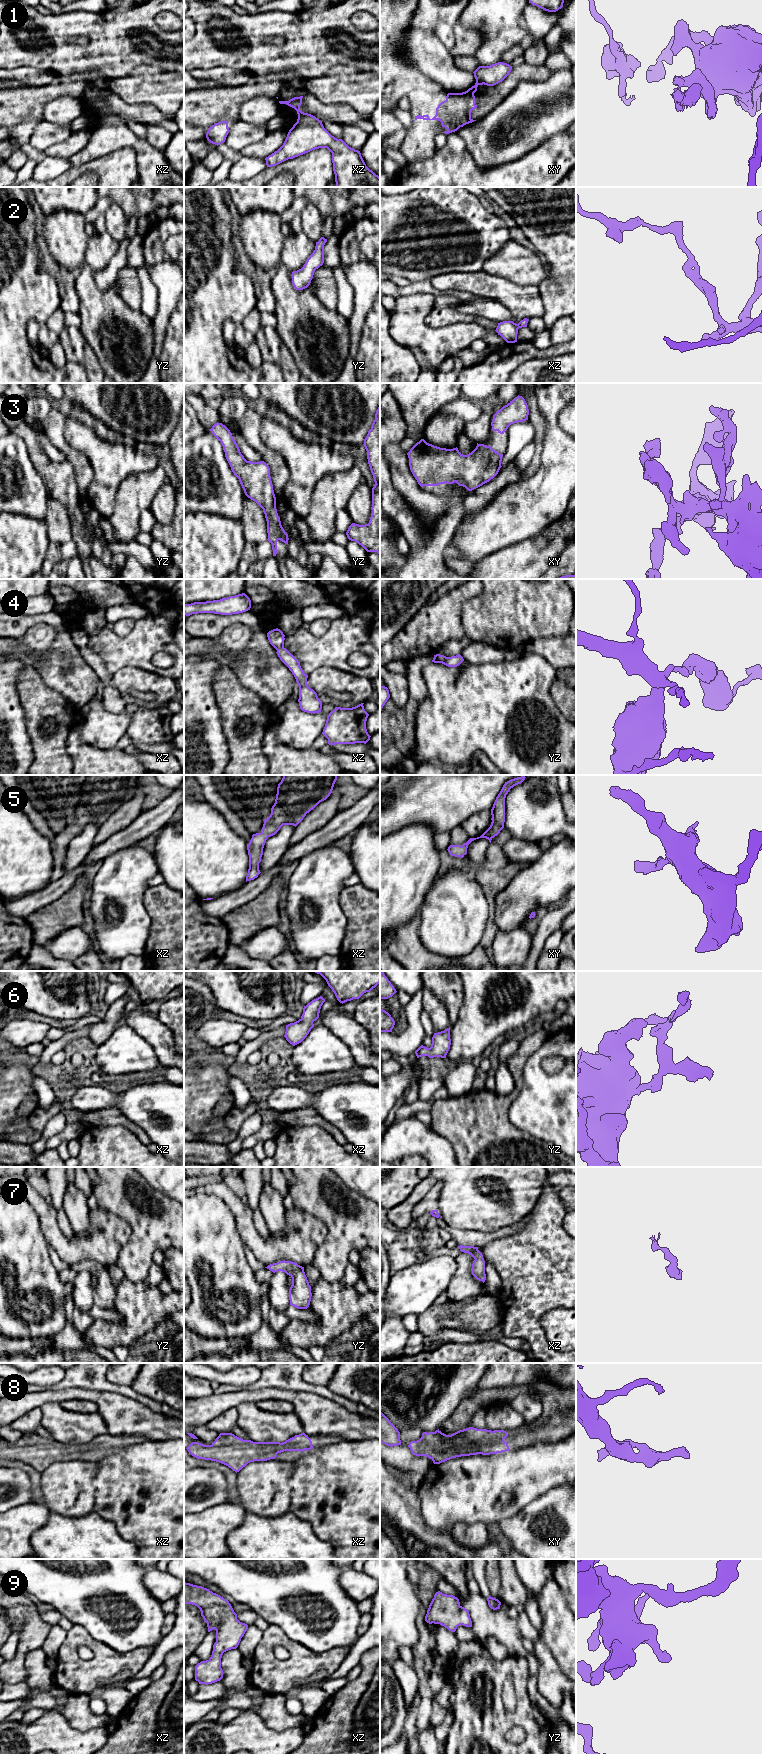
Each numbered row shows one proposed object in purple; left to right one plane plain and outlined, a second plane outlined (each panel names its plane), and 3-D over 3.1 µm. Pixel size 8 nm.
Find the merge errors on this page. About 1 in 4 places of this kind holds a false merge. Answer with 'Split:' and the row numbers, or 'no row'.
Split: 1

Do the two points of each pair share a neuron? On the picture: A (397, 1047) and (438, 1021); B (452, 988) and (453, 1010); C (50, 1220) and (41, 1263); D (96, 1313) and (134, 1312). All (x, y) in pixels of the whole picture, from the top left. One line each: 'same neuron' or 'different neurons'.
A: different neurons
B: same neuron
C: different neurons
D: different neurons

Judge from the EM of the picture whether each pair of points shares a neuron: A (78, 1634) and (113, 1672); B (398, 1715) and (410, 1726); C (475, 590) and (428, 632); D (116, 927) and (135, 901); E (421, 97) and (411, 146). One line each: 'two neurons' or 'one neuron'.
A: one neuron
B: two neurons
C: one neuron
D: one neuron
E: one neuron

